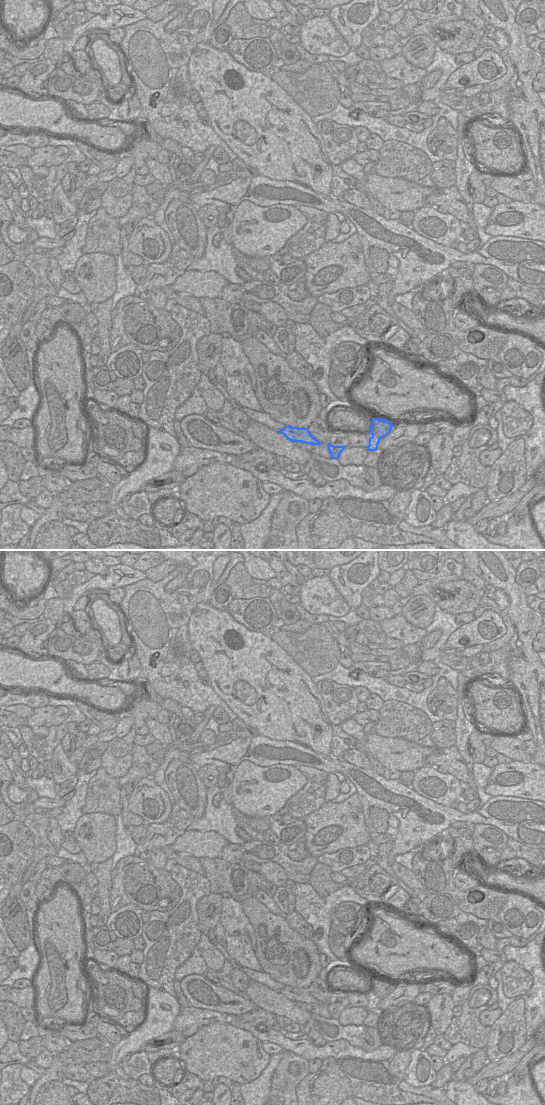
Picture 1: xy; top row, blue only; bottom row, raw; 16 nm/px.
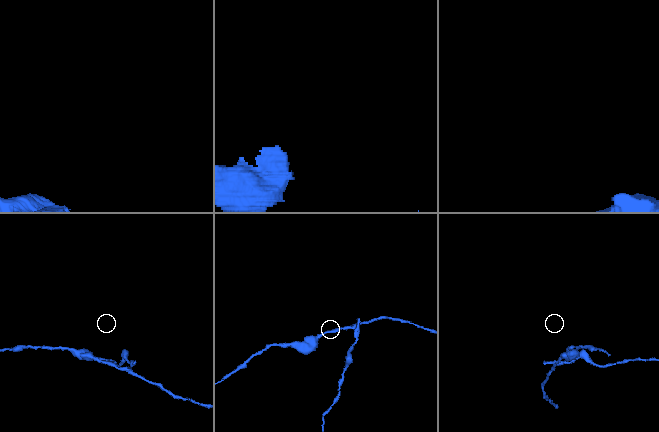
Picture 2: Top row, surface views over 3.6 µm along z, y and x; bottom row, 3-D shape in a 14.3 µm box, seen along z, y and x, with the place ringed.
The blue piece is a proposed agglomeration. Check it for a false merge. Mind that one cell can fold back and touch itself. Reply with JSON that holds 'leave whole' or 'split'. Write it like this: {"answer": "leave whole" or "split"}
{"answer": "split"}

